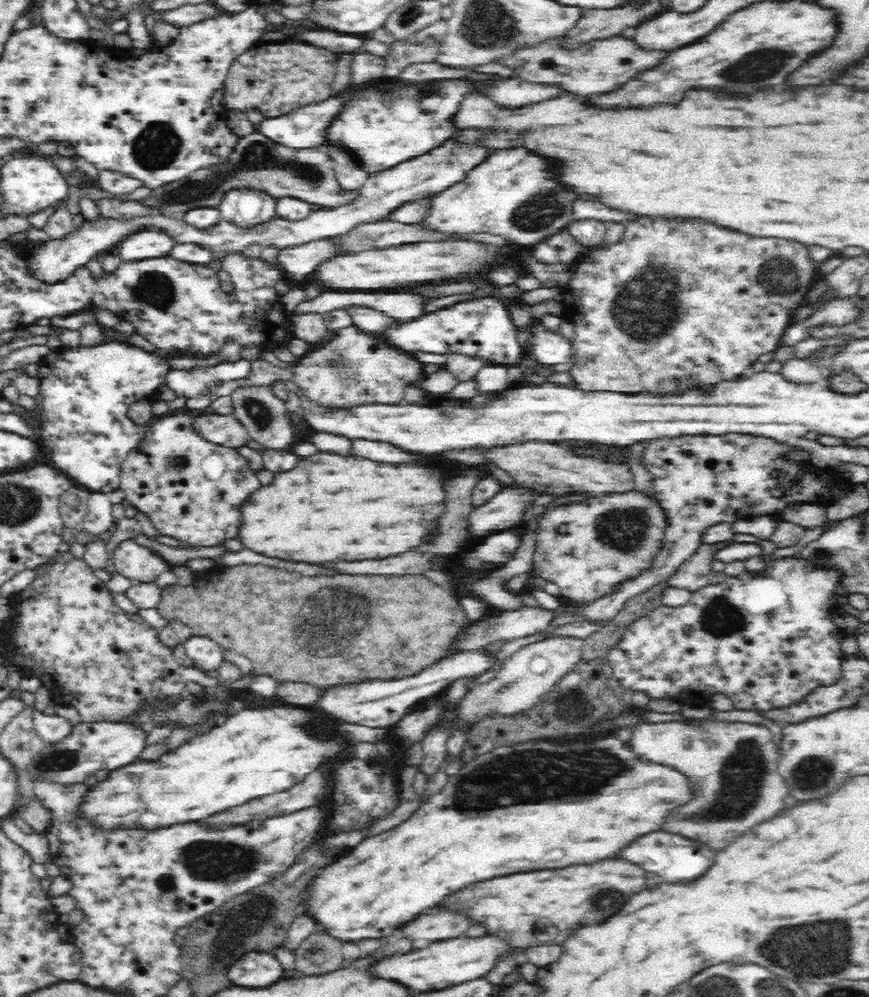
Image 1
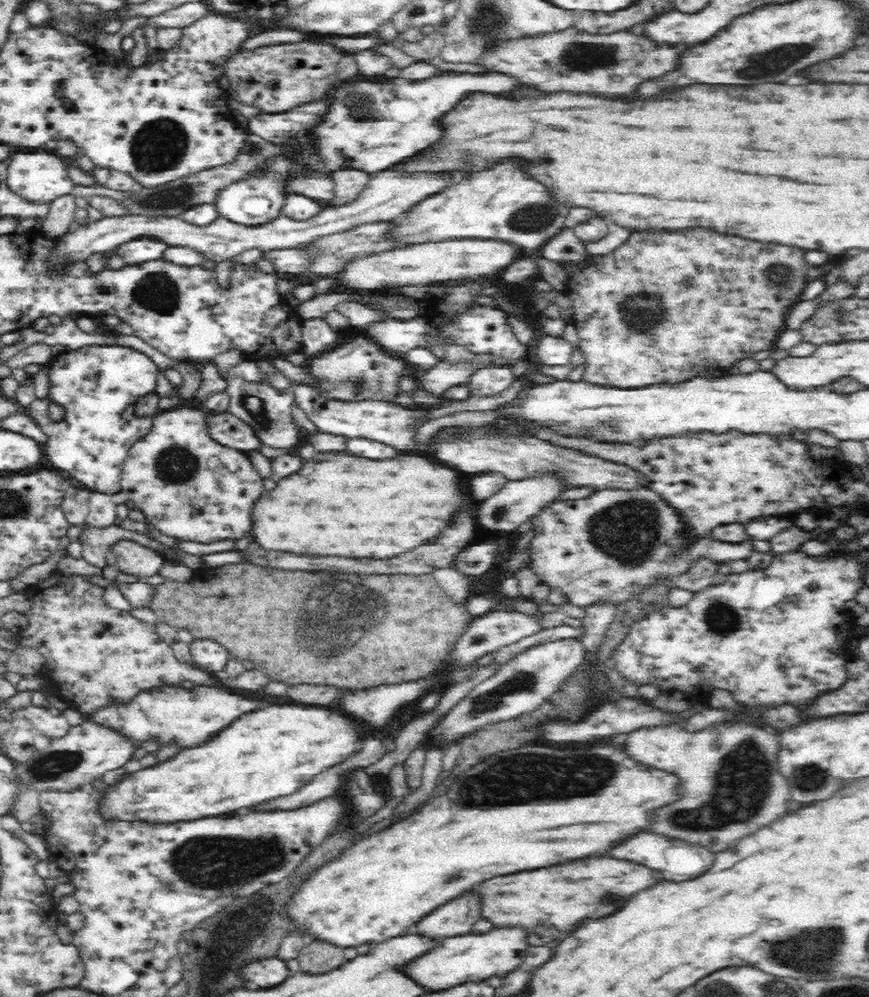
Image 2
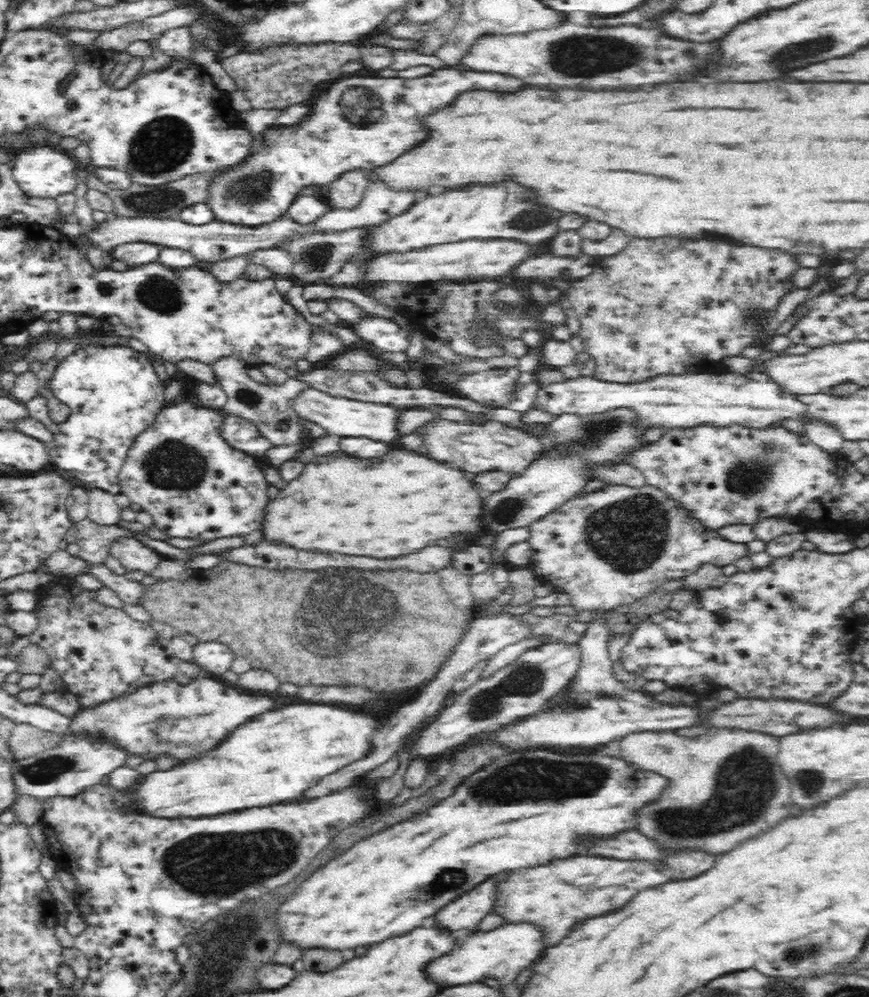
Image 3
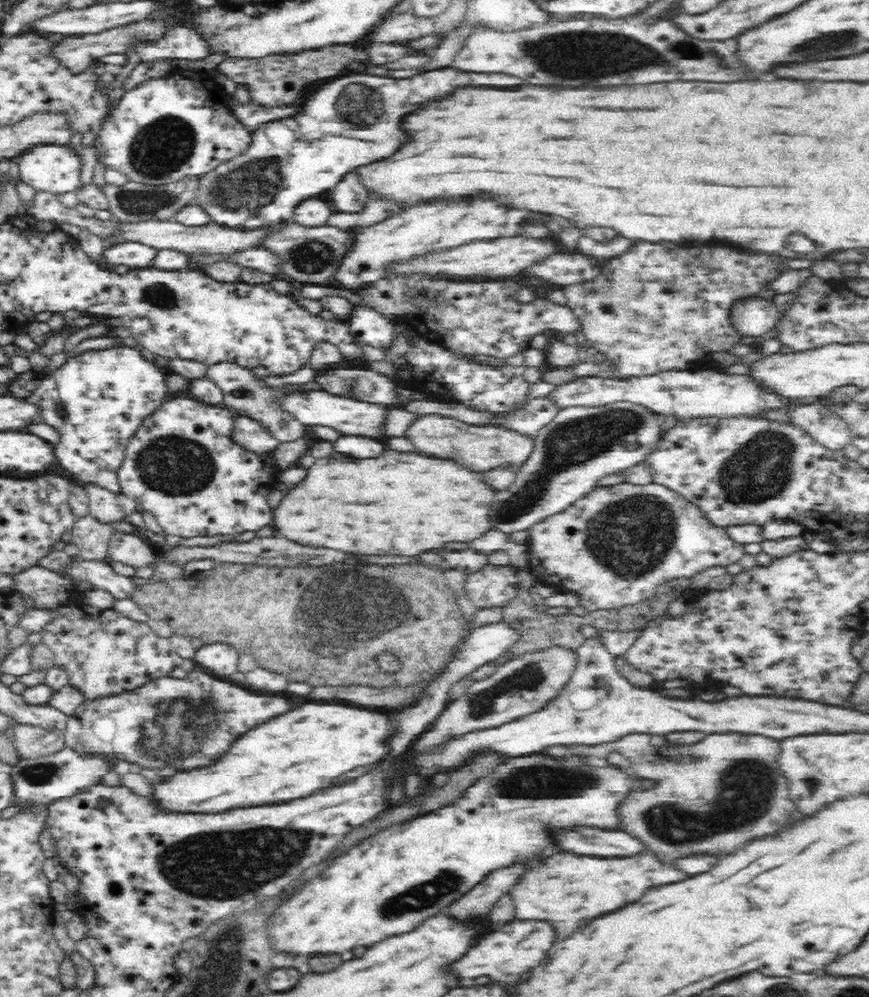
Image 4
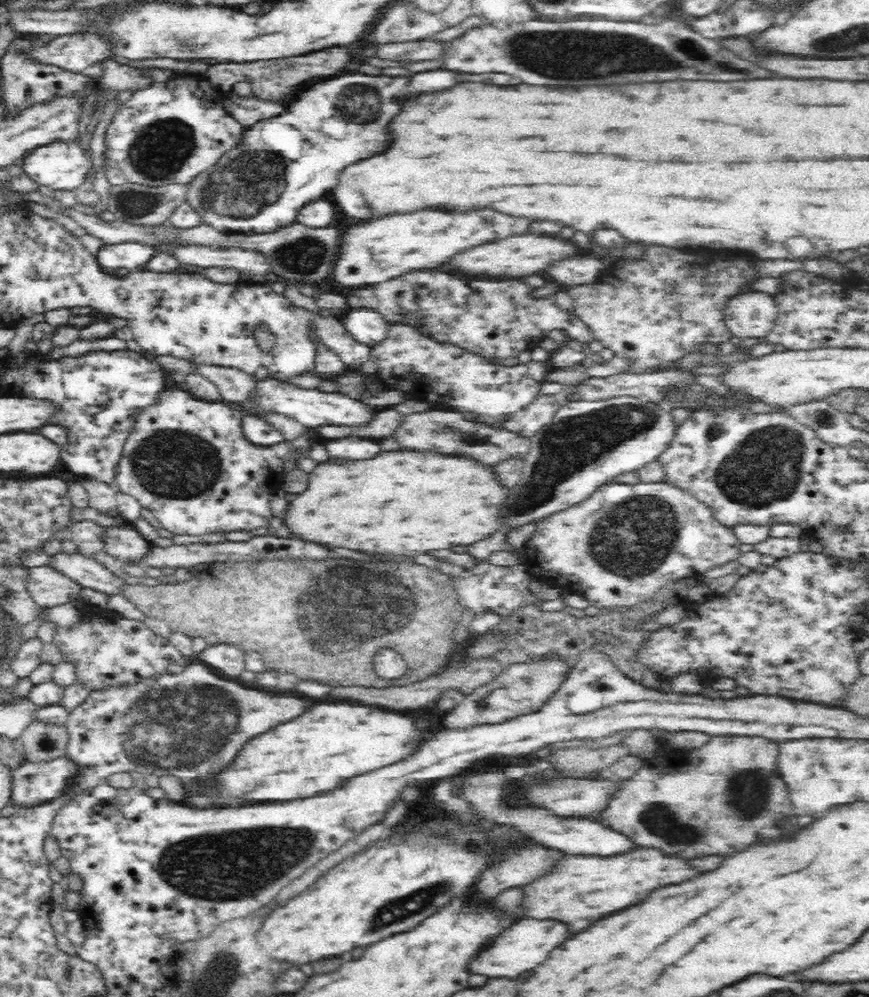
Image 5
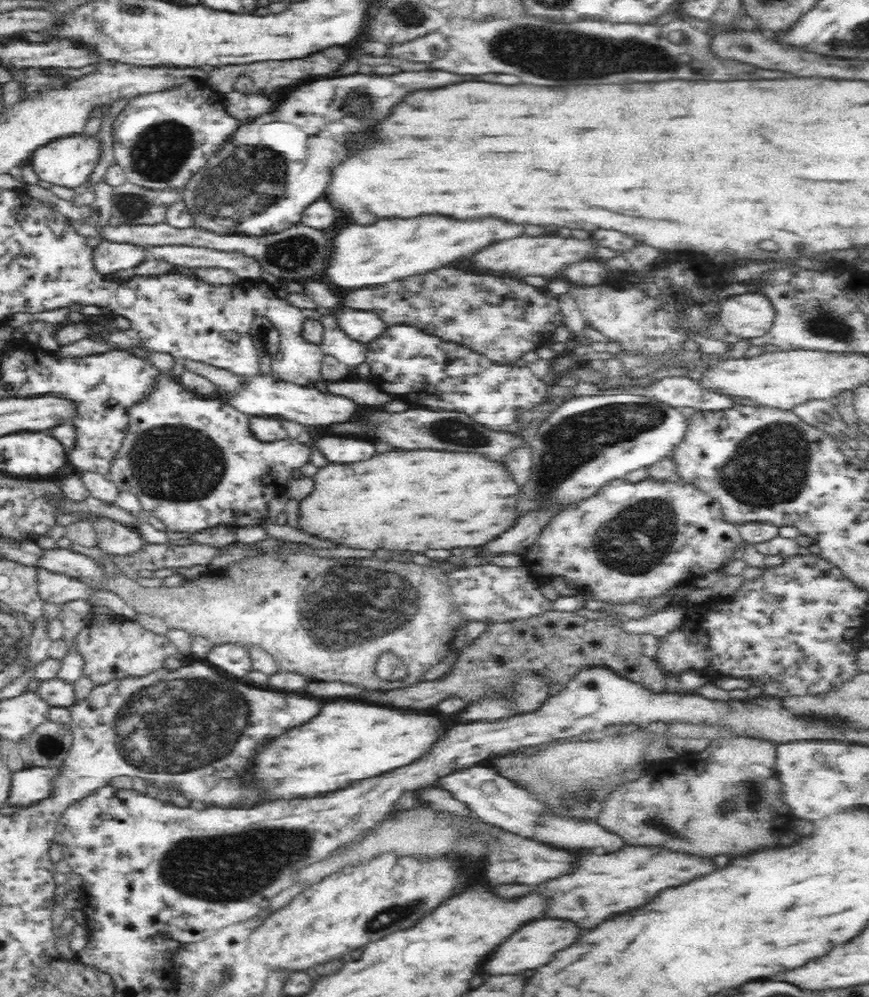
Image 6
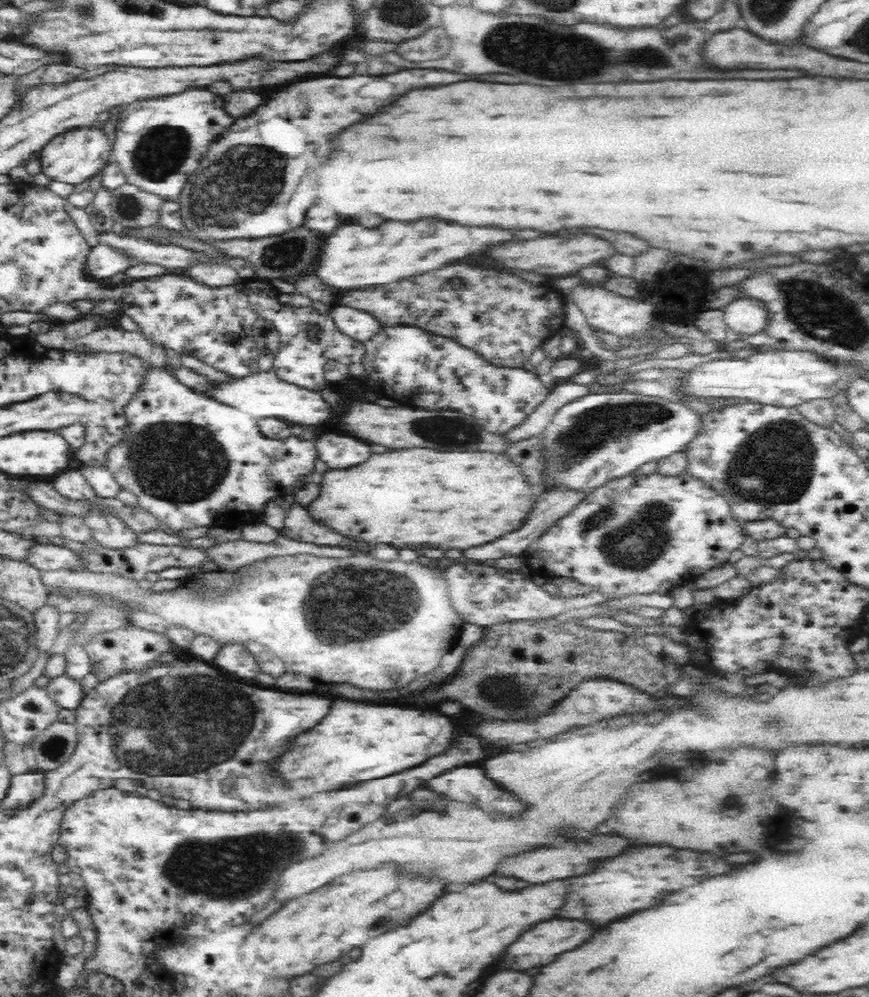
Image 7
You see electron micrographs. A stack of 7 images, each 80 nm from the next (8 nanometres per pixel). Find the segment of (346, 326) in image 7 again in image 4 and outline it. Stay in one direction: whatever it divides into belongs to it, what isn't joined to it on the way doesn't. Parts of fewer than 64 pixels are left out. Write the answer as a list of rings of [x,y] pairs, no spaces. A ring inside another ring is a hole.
[[[356,306],[346,322],[354,338],[368,346],[383,349],[390,346],[394,338],[392,322],[370,307]]]

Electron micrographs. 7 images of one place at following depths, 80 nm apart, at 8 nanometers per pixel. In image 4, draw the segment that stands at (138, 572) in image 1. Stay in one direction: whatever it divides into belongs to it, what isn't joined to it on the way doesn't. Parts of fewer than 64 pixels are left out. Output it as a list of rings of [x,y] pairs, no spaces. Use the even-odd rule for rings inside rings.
[[[115,531],[111,534],[107,548],[108,559],[116,560],[134,568],[153,566],[155,551],[140,536],[130,532]]]

